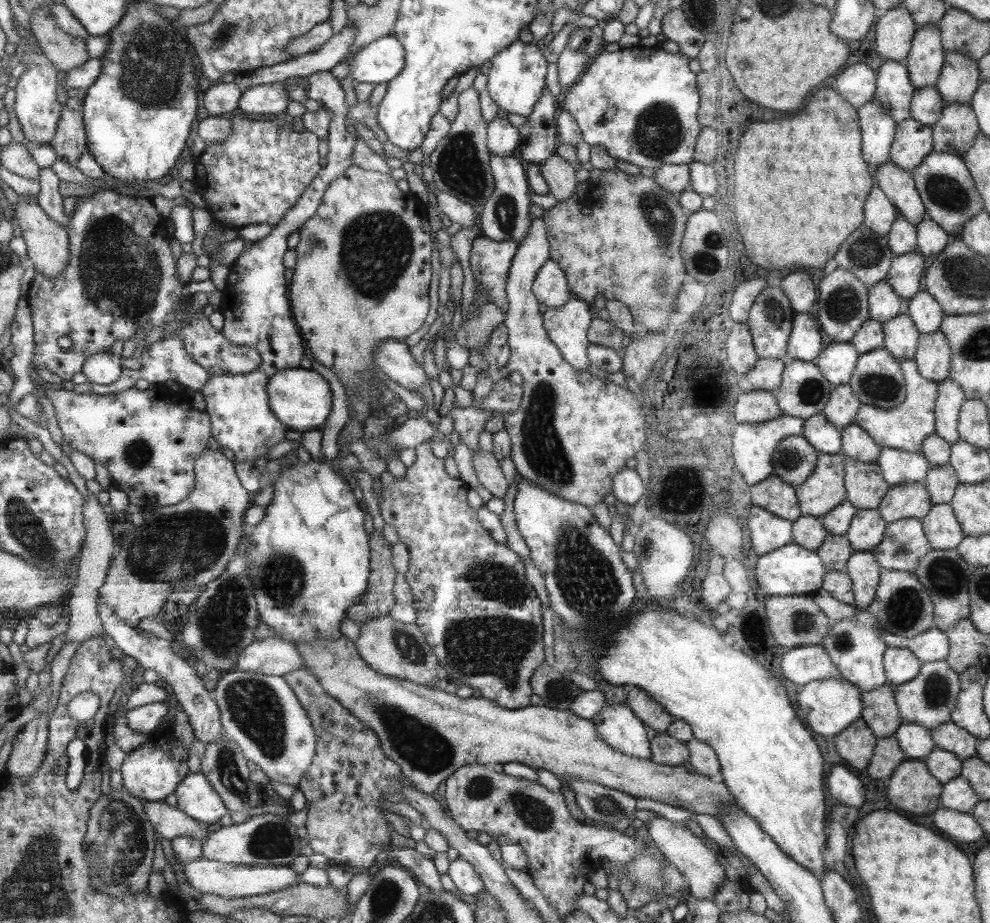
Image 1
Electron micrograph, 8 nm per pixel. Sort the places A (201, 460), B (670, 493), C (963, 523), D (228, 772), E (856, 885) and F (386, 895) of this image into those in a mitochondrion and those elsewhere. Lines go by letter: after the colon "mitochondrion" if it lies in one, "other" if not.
A: other
B: other
C: other
D: mitochondrion
E: other
F: mitochondrion

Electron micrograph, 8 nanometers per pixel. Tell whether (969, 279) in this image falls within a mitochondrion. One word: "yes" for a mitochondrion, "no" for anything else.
yes

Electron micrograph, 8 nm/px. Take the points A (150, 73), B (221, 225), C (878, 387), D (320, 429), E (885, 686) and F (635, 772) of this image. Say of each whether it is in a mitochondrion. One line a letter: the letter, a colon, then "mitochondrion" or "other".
A: mitochondrion
B: other
C: mitochondrion
D: other
E: other
F: other

